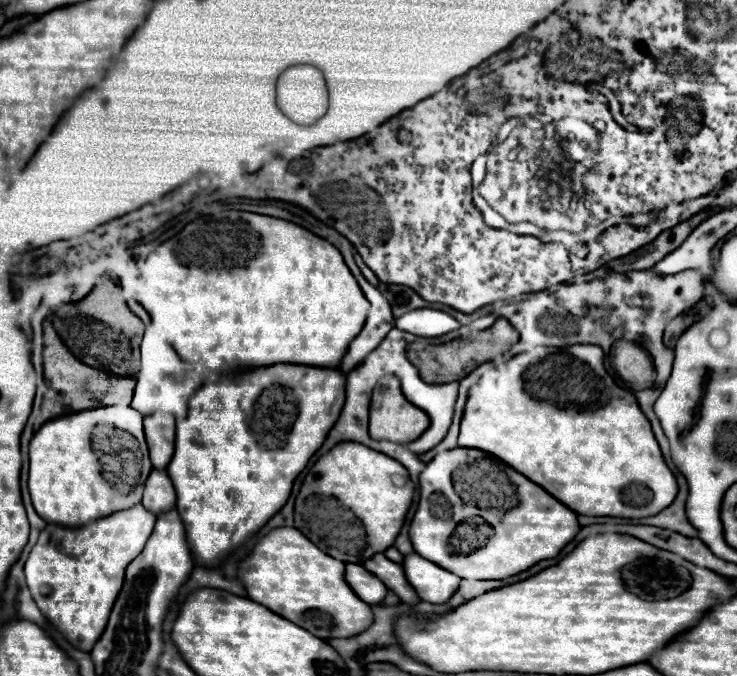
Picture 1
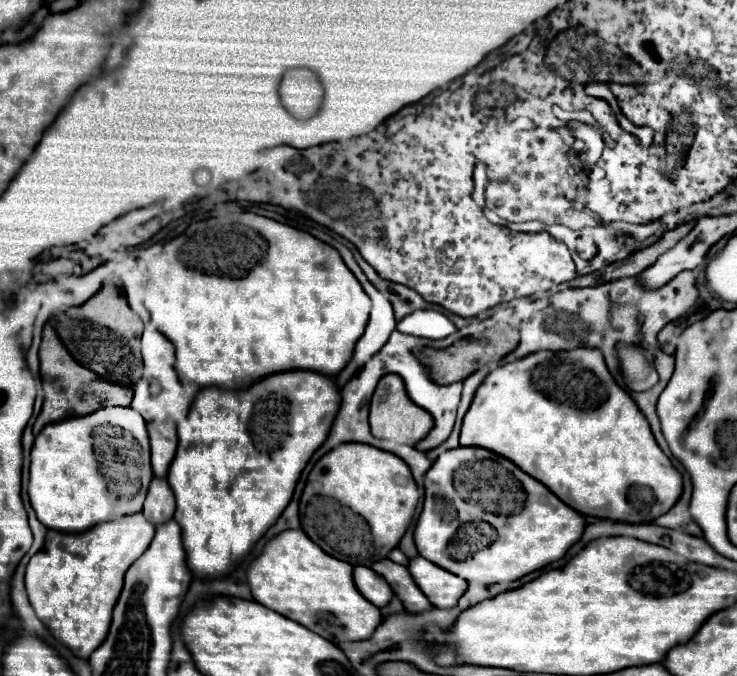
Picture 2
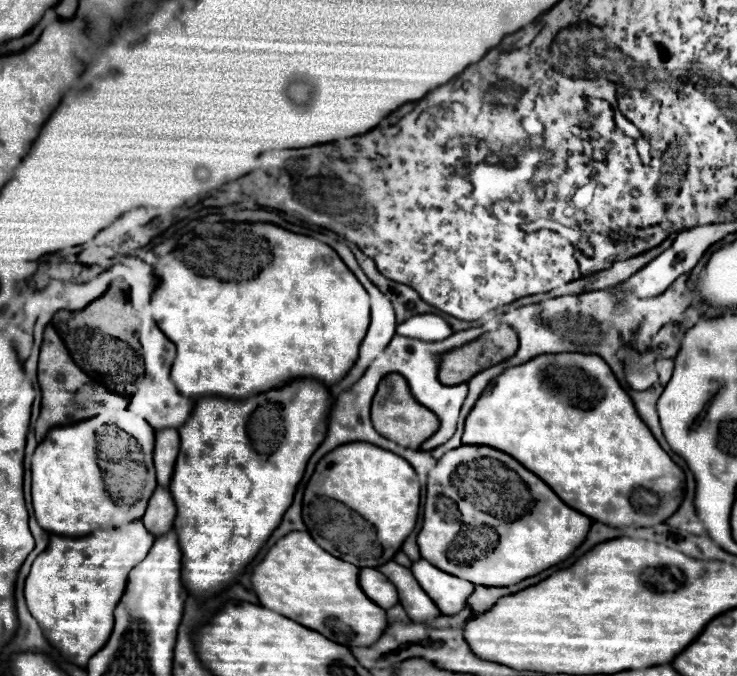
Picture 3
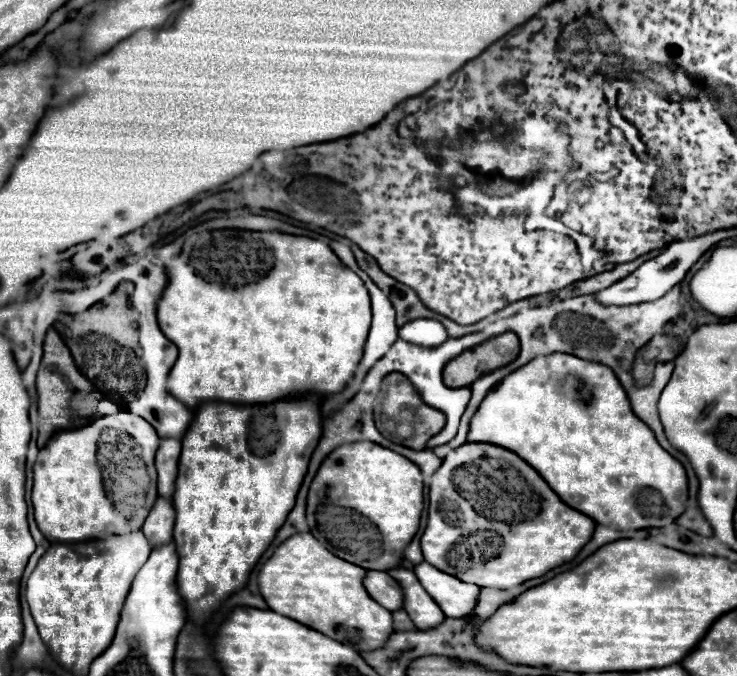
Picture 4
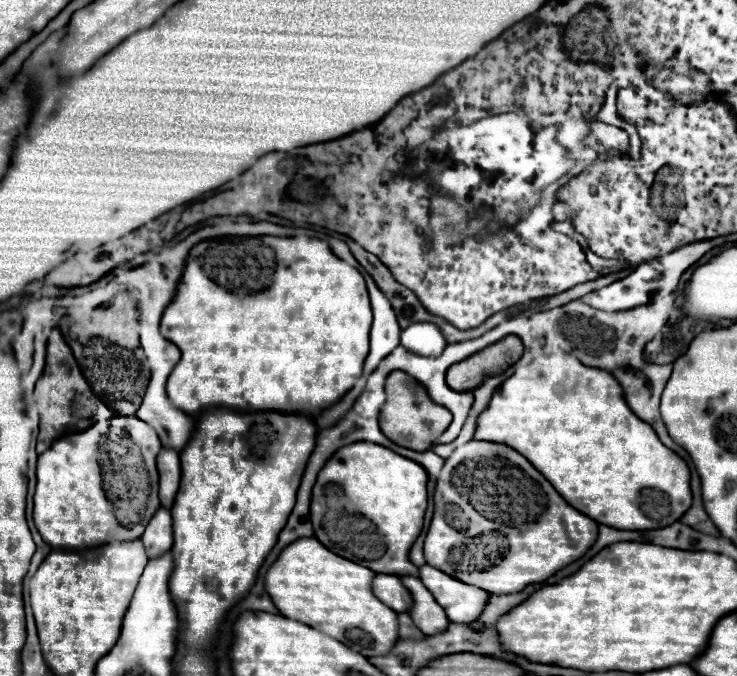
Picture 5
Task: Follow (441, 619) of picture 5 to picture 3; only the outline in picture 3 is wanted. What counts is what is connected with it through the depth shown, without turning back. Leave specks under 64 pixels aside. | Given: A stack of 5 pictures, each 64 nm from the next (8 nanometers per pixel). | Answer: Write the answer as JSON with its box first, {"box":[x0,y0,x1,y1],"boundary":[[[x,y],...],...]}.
{"box":[376,562,440,620],"boundary":[[[386,562],[386,566],[376,568],[378,572],[382,572],[398,590],[398,598],[400,604],[404,606],[404,610],[408,612],[408,616],[412,620],[426,620],[440,614],[438,606],[428,598],[428,594],[420,588],[420,584],[416,582],[416,578],[412,576],[412,572],[396,562]]]}

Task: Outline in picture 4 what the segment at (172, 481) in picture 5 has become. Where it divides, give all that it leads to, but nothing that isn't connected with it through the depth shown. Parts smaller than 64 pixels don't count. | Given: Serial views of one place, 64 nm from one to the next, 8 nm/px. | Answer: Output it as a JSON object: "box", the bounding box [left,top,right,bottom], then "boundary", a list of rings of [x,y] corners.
{"box":[156,438,180,498],"boundary":[[[162,438],[156,450],[156,470],[158,470],[158,494],[164,498],[172,496],[178,456],[180,456],[180,440]]]}

